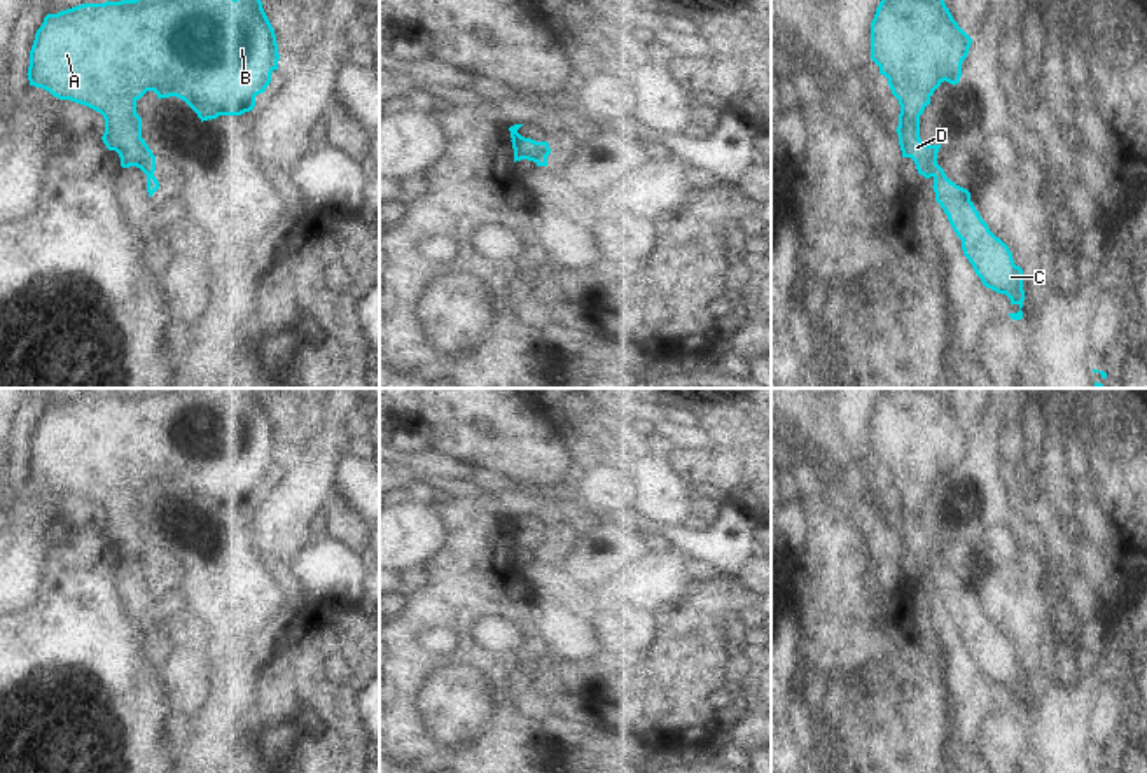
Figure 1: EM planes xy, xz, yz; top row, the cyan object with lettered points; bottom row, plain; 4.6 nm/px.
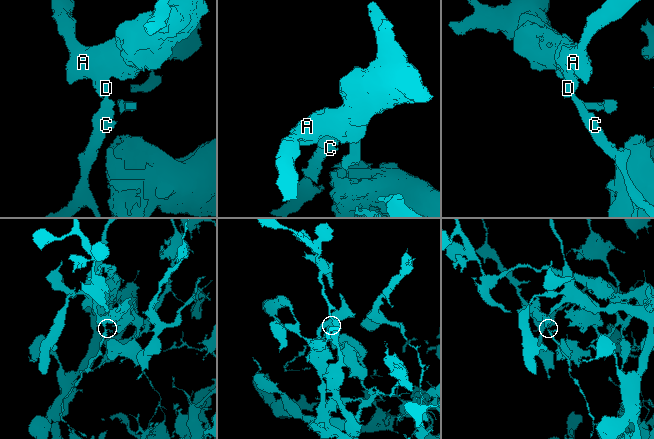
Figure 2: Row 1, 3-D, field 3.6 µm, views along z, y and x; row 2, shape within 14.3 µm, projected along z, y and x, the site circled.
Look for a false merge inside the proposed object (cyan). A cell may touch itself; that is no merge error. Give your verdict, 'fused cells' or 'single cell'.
fused cells

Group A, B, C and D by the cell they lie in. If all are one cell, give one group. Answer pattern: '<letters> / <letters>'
A B D / C

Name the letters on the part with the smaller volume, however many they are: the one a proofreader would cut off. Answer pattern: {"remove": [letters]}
{"remove": ["C"]}

